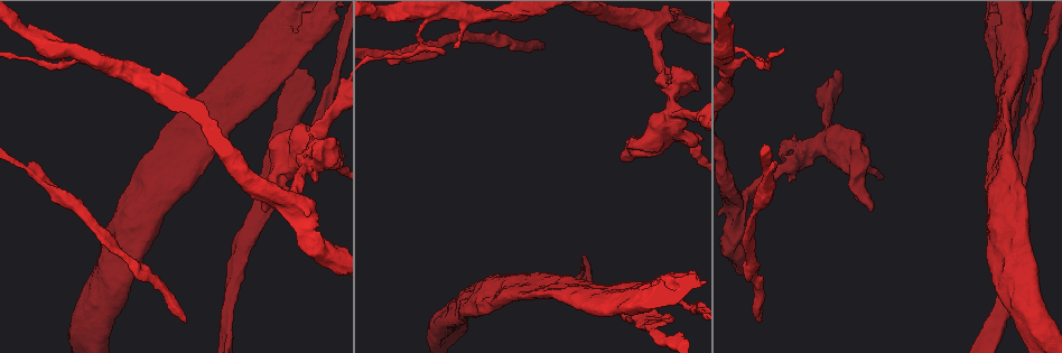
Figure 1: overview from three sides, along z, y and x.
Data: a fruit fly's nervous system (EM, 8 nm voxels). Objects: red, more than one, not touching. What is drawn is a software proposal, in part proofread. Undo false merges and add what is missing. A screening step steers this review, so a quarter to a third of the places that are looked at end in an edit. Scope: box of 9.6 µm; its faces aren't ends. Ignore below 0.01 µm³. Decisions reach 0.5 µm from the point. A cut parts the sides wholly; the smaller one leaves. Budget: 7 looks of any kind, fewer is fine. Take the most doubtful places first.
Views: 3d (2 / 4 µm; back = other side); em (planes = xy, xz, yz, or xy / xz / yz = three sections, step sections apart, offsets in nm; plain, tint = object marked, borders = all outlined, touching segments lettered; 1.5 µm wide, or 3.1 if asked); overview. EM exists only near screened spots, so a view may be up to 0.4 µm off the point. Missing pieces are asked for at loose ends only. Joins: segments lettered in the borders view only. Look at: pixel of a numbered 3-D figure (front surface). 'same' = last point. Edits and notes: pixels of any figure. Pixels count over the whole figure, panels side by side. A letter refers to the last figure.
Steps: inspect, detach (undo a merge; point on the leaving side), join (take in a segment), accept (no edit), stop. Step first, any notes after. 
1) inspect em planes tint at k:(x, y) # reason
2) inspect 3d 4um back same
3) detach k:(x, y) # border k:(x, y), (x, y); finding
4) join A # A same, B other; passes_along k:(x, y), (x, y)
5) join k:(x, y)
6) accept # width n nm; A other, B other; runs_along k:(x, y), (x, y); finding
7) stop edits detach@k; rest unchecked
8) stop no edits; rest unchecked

inspect em planes plain at 1:(543, 48) # long arm stops here

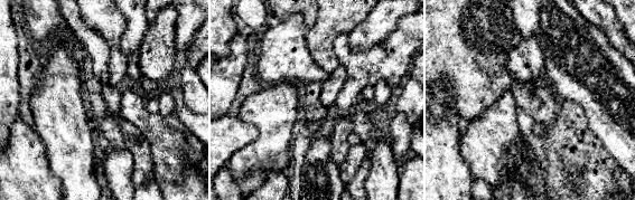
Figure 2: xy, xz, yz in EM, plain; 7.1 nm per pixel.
inspect em planes borders same # what lies round it

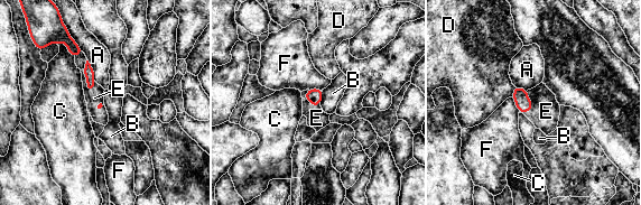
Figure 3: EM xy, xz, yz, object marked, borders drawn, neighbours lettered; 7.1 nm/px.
join E # A other, B other, C other, D other, E same, F other; passes_along 3:(89, 72), (87, 81), (94, 98); the neuron continues

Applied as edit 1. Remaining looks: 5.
inspect overview # redraw

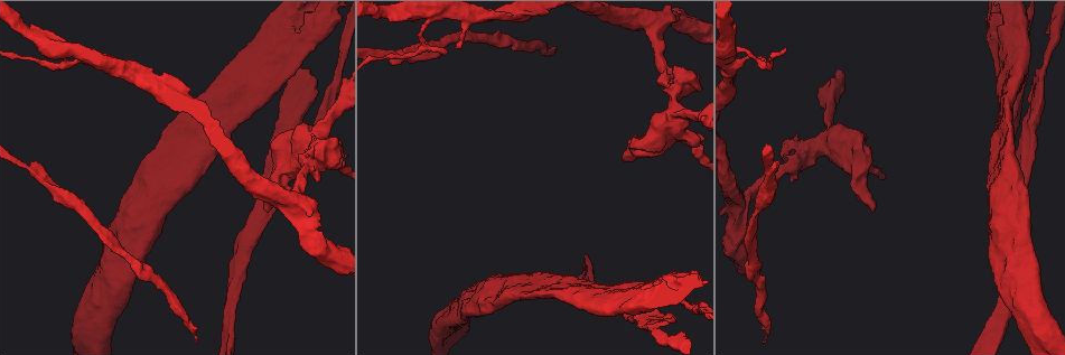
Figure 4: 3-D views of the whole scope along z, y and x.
inspect 3d 4um back at 4:(674, 95) # three arms meet

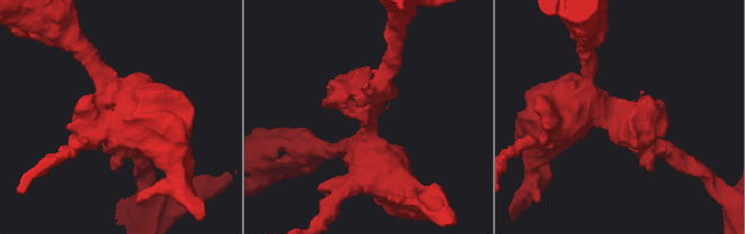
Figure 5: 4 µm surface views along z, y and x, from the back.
inspect em planes tint at 5:(368, 112) # need the tissue

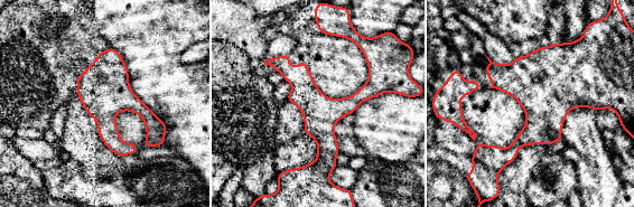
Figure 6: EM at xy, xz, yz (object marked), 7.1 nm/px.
inspect em planes borders same

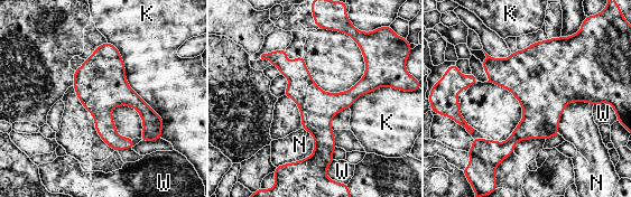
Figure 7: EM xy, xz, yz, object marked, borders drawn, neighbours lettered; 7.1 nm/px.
accept # width 260 nm; K other, N other, W other; runs_along 7:(365, 54), (370, 77), (323, 118), (313, 168); one neuron here

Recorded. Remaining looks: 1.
stop edits join@3; rest unchecked

